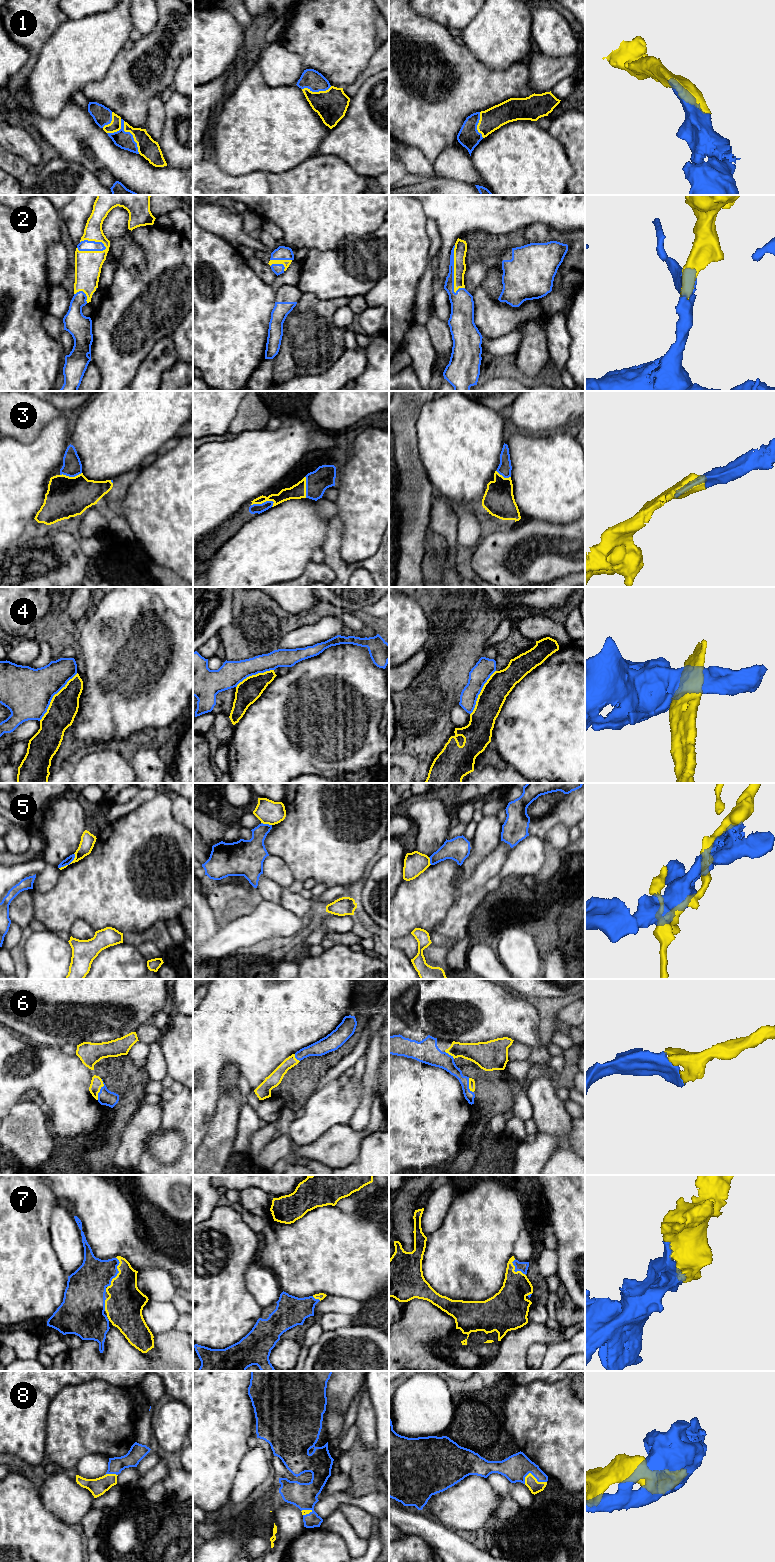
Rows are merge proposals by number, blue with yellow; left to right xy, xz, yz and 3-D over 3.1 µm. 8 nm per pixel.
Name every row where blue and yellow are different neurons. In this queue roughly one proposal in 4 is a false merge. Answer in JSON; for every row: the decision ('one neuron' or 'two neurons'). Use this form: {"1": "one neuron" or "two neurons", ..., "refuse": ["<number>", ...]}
{"1": "one neuron", "2": "one neuron", "3": "one neuron", "4": "two neurons", "5": "two neurons", "6": "one neuron", "7": "one neuron", "8": "one neuron", "refuse": ["4", "5"]}

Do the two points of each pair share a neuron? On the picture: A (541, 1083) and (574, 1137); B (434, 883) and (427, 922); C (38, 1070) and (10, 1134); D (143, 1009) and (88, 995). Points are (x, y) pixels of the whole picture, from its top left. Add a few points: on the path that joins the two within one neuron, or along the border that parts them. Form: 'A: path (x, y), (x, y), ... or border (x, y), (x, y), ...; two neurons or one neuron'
A: border (571, 1119), (568, 1141), (574, 1151); two neurons
B: path (431, 893), (427, 898), (427, 912); one neuron
C: border (14, 1104), (10, 1111); two neurons
D: path (129, 995), (102, 995); one neuron

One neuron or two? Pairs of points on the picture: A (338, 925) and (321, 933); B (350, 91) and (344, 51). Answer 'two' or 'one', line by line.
A: one
B: two

